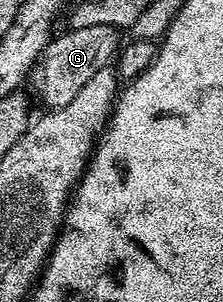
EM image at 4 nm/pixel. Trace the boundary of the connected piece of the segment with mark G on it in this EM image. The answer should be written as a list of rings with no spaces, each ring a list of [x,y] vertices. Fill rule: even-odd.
[[[110,25],[66,28],[64,32],[58,32],[48,47],[41,52],[41,59],[34,65],[31,74],[31,85],[33,81],[33,89],[37,92],[38,99],[45,104],[46,110],[67,107],[67,103],[71,103],[71,99],[79,95],[80,89],[97,72],[110,68],[119,51],[119,31]]]

